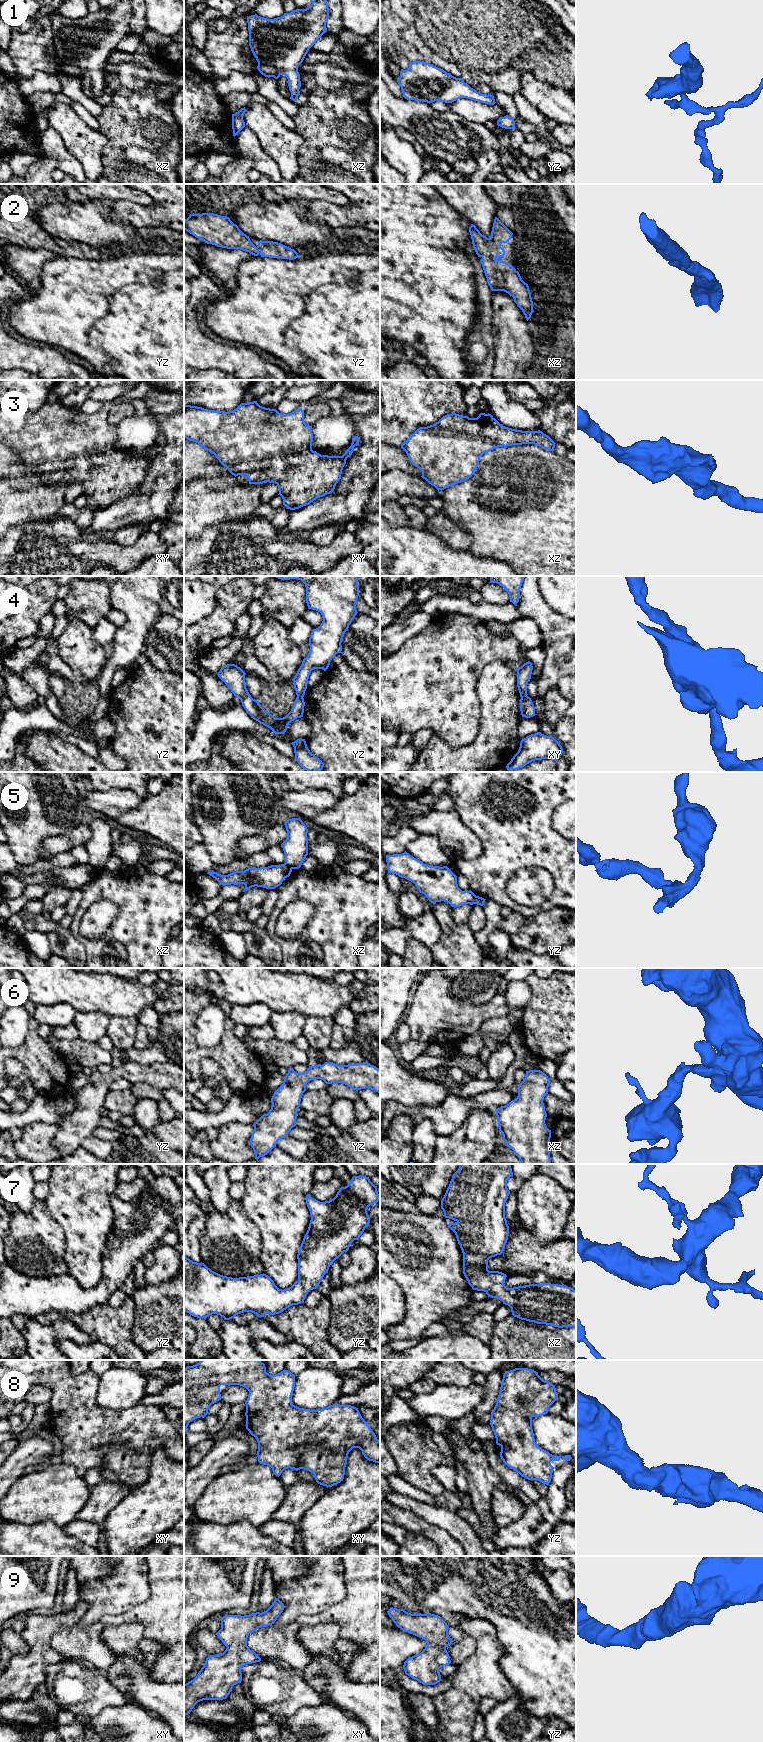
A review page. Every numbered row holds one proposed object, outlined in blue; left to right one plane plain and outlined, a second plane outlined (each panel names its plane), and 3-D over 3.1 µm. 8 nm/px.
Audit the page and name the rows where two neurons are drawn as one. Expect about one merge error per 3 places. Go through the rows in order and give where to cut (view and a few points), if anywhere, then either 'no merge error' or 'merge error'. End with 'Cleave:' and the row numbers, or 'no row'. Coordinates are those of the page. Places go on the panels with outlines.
1: no cut; no merge error
2: no cut; no merge error
3: no cut; no merge error
4: cut in xy along (527, 696), (521, 698); merge error
5: cut in xz along (284, 863), (292, 868); merge error
6: no cut; no merge error
7: no cut; no merge error
8: no cut; no merge error
9: no cut; no merge error
Cleave: 4, 5

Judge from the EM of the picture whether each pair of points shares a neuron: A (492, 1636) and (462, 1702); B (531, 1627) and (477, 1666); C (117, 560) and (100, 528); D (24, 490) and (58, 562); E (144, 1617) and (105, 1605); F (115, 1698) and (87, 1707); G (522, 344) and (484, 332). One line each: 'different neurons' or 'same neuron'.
A: same neuron
B: different neurons
C: different neurons
D: same neuron
E: different neurons
F: same neuron
G: different neurons

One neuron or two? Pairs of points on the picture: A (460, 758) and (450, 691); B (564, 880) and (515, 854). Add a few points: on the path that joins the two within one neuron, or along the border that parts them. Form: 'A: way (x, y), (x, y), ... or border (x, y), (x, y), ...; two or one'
A: border (477, 734), (458, 747), (438, 735); two
B: way (555, 868), (544, 857), (534, 857), (528, 854); one

